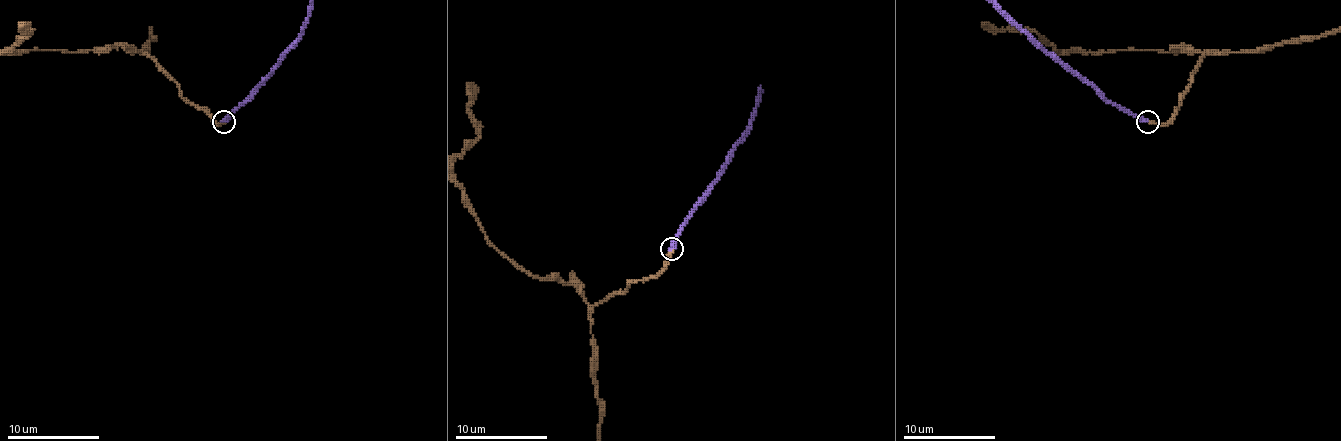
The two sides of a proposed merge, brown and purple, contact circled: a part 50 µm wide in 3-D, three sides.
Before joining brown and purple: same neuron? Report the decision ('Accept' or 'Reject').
Accept

